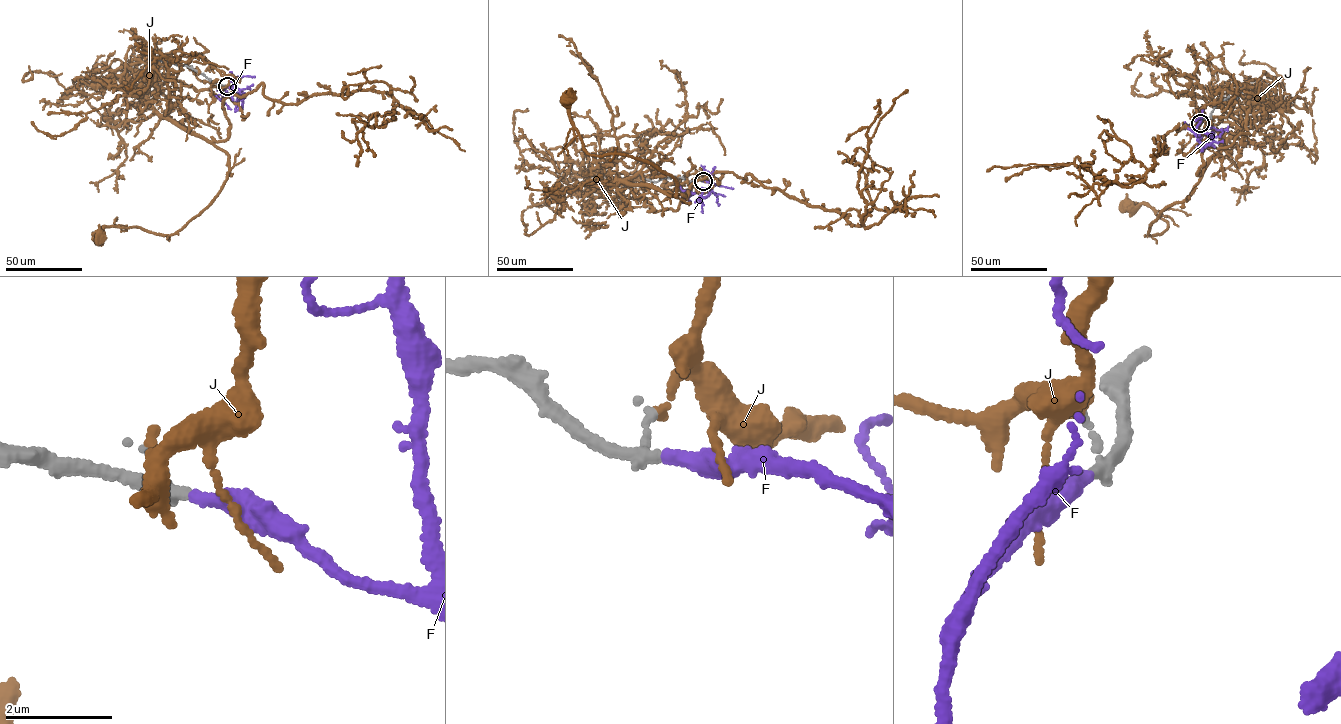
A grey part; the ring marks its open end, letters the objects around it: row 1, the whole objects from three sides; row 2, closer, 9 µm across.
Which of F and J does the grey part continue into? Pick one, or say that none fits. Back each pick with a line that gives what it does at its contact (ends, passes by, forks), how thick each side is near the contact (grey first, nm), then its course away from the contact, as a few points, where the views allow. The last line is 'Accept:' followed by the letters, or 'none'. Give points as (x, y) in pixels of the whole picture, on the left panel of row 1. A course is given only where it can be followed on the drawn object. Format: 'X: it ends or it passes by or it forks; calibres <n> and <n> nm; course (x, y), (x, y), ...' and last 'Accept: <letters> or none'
F: it ends; calibres 180 and 320 nm; course (227, 86), (240, 96), (238, 88), (231, 86), (221, 89), (226, 92), (222, 100), (211, 96)
Accept: F

